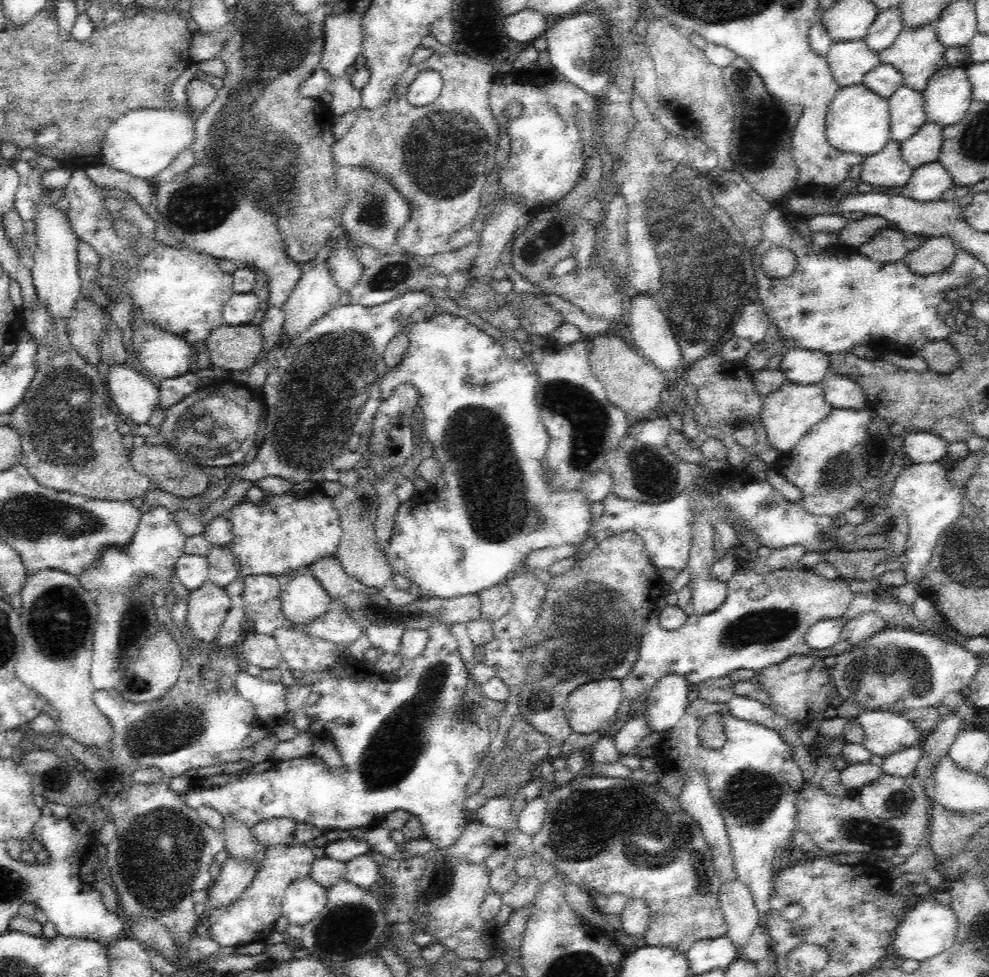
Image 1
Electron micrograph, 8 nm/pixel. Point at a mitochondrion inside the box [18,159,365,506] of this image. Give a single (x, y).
(62, 432)

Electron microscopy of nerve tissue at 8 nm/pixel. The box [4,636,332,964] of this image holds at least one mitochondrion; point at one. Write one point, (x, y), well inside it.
(159, 880)

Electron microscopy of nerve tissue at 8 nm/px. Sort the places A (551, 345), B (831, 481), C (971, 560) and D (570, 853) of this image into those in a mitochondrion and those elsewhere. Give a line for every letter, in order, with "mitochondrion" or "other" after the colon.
A: other
B: mitochondrion
C: mitochondrion
D: mitochondrion

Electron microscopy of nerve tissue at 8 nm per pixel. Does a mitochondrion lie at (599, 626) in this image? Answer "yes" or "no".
yes

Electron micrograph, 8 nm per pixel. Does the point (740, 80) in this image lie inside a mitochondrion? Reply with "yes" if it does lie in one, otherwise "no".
yes

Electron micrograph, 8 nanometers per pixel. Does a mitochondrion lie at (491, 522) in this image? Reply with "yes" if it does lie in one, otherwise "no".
yes

